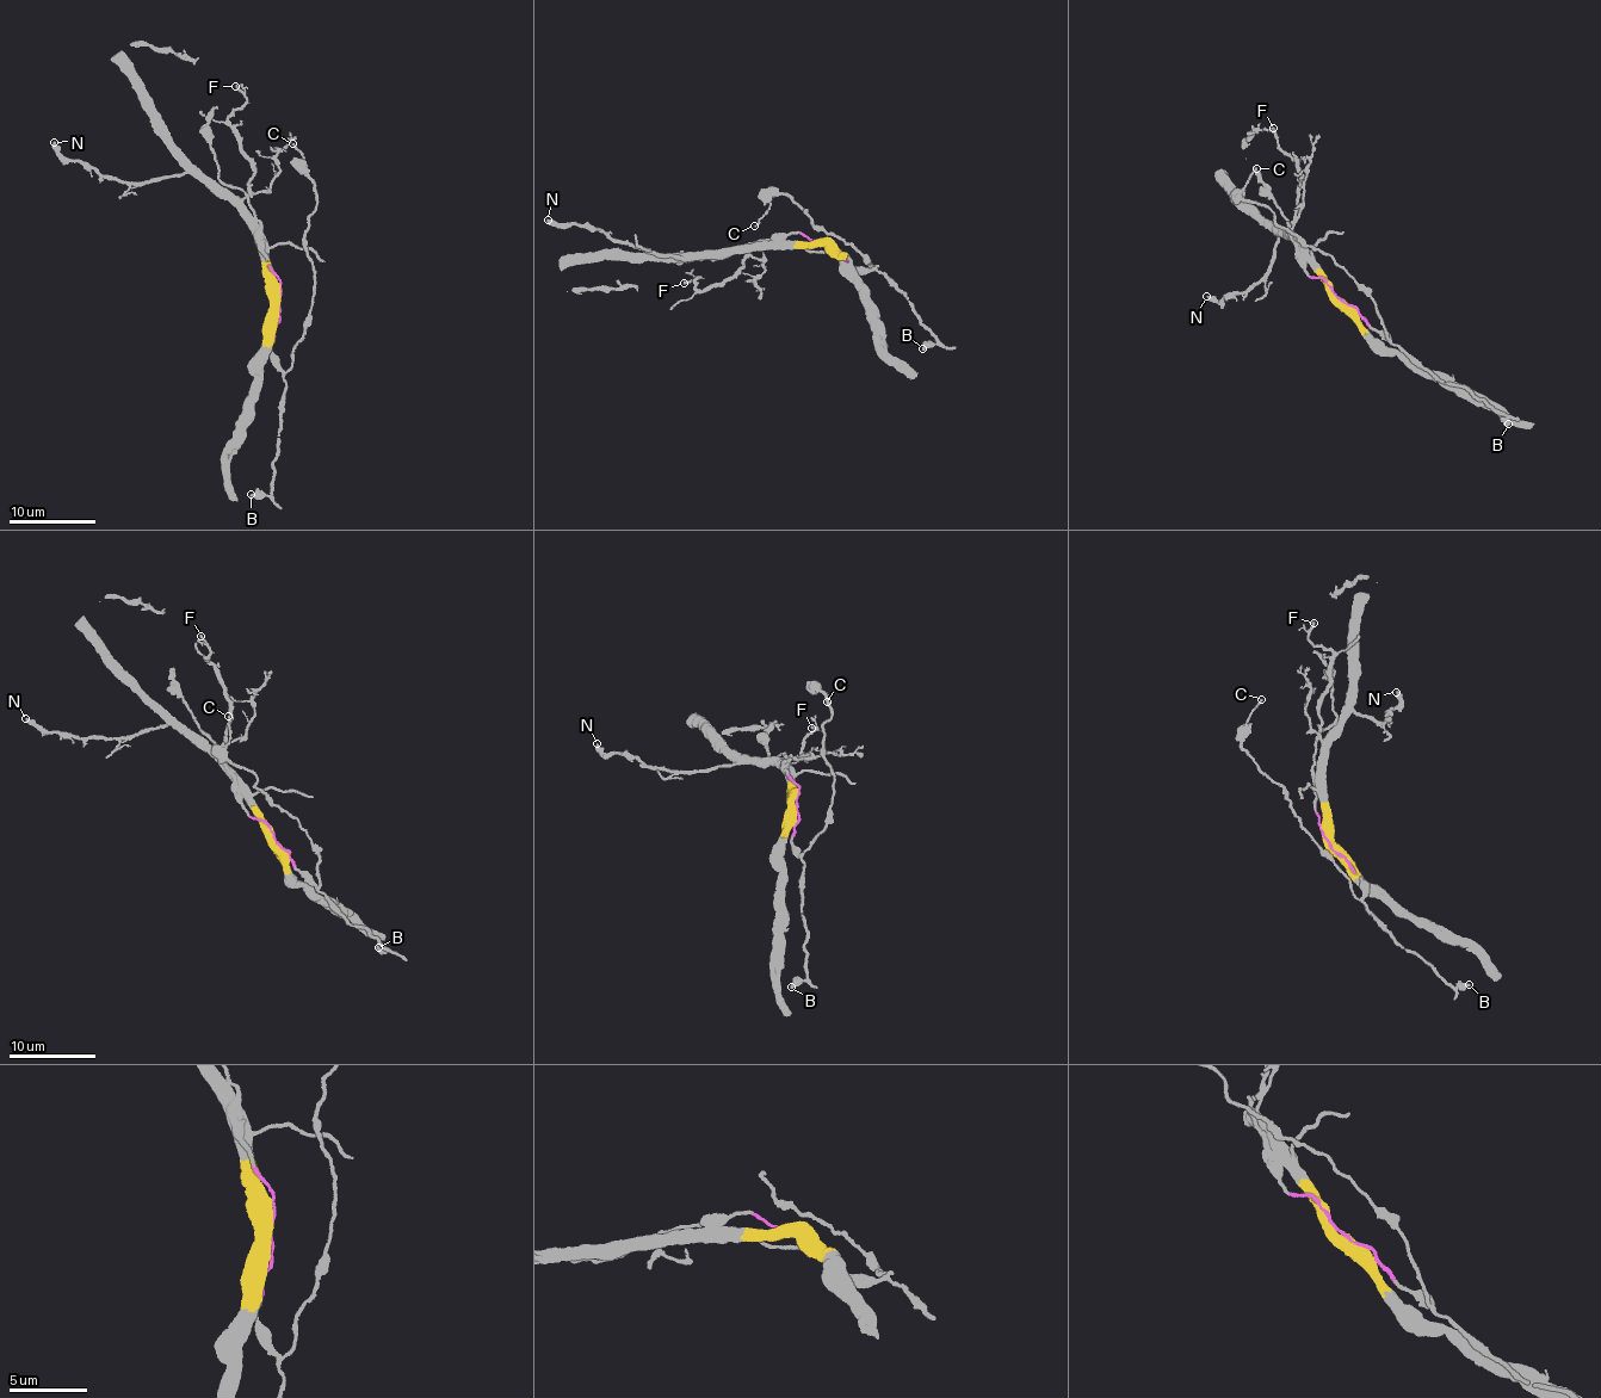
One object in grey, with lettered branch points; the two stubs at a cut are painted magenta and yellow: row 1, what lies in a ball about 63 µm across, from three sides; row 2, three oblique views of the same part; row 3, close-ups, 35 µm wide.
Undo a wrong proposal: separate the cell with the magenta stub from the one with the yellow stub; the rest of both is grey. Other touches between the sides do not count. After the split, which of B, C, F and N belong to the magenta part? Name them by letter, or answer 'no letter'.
B, C

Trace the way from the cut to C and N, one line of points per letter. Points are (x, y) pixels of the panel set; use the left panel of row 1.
C: (278, 303), (270, 345), (284, 371), (292, 365), (315, 292), (304, 237), (317, 204), (303, 152), (292, 143)
N: (277, 302), (264, 247), (229, 200), (187, 173), (138, 183), (105, 178), (93, 168), (63, 159), (54, 142)

